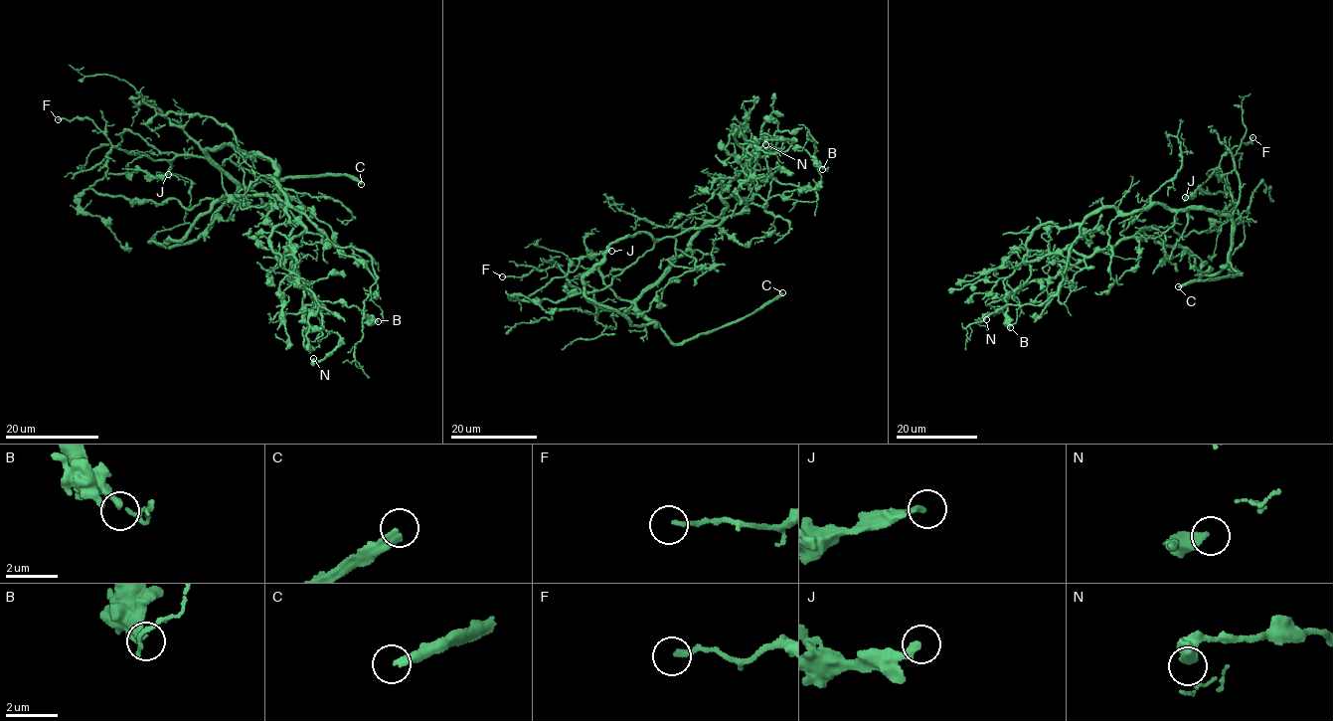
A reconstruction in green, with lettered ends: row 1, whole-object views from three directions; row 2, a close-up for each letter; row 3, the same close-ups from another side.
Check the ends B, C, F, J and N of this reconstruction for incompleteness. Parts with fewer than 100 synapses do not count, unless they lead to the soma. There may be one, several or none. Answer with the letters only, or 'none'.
C

